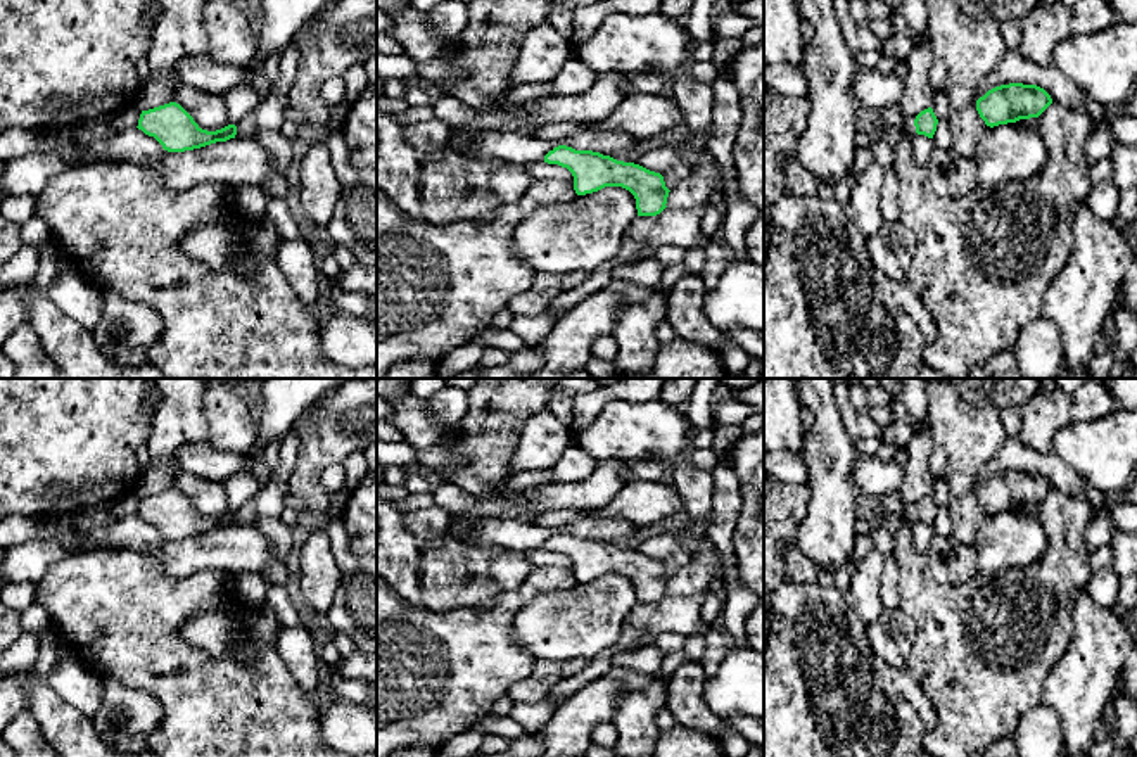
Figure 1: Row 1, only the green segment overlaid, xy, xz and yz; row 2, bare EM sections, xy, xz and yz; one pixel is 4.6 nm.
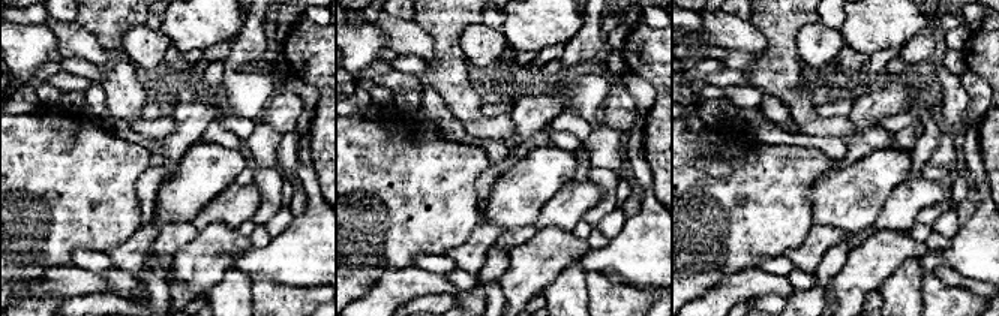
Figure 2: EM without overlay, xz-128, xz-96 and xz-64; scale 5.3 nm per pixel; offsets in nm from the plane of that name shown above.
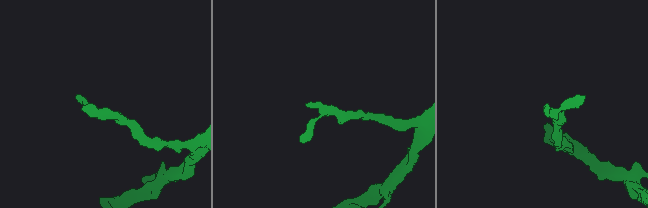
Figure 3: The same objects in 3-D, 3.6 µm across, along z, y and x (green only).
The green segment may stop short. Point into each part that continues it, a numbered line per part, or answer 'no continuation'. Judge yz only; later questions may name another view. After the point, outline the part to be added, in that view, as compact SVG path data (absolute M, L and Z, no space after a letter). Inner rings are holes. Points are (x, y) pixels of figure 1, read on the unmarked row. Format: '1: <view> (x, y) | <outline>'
1: yz (892, 503) | M900 491L881 494L867 501L864 499L864 505L869 508L871 513L878 510L885 510L890 515L895 515L897 518L916 520L916 513L914 513L916 505L905 503L900 496Z

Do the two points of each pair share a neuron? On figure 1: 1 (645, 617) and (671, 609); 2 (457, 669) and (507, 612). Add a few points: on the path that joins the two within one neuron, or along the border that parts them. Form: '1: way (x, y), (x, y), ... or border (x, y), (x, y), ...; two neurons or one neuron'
1: way (652, 617), (664, 616); one neuron
2: way (470, 655), (495, 626); one neuron

